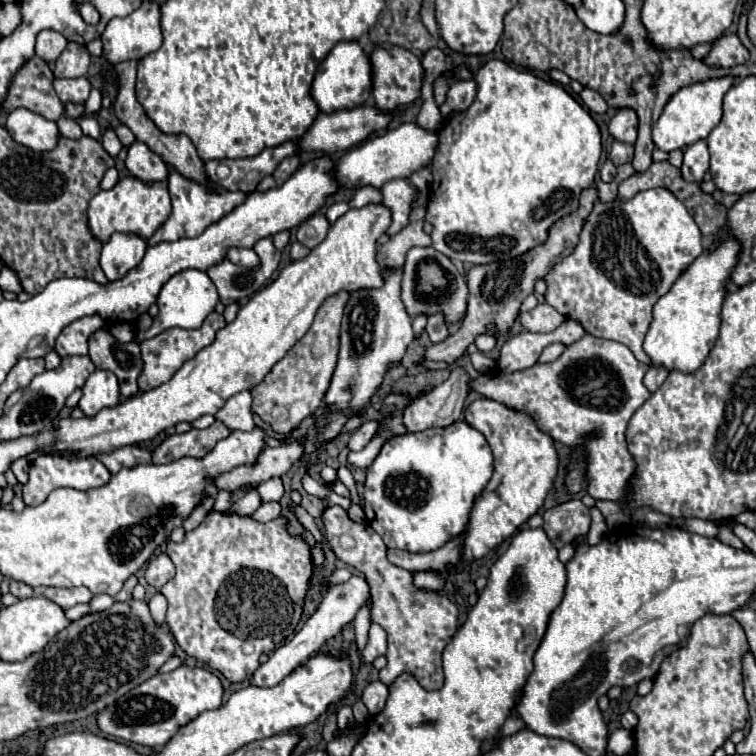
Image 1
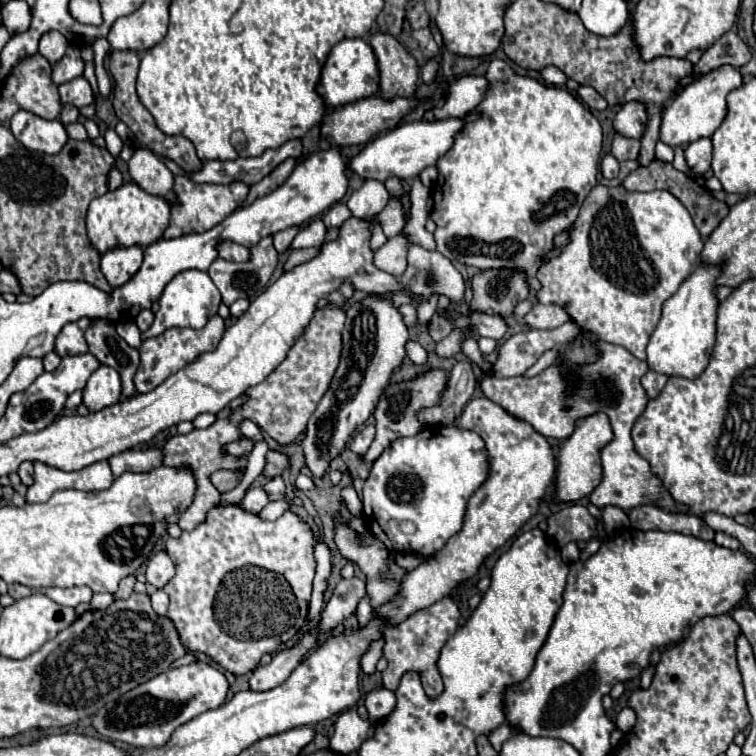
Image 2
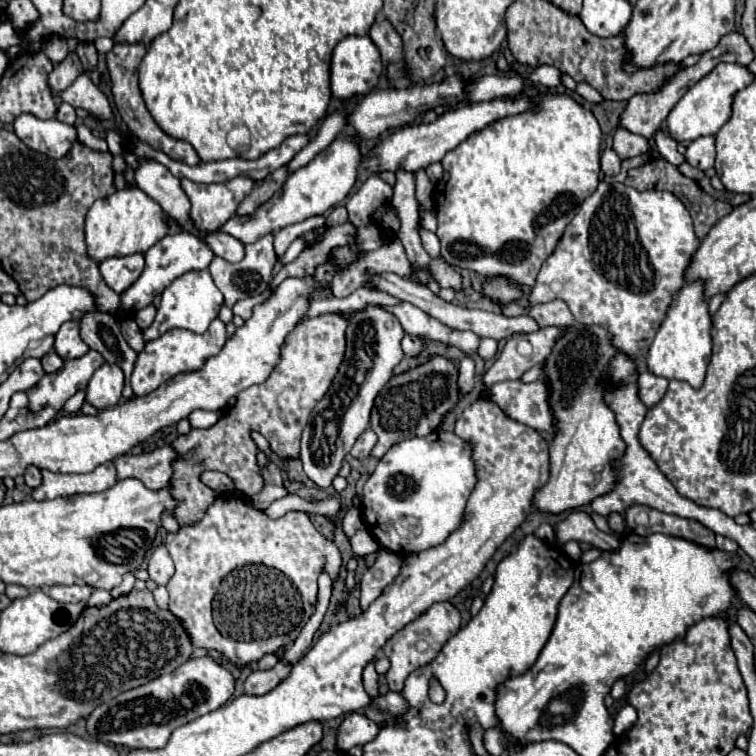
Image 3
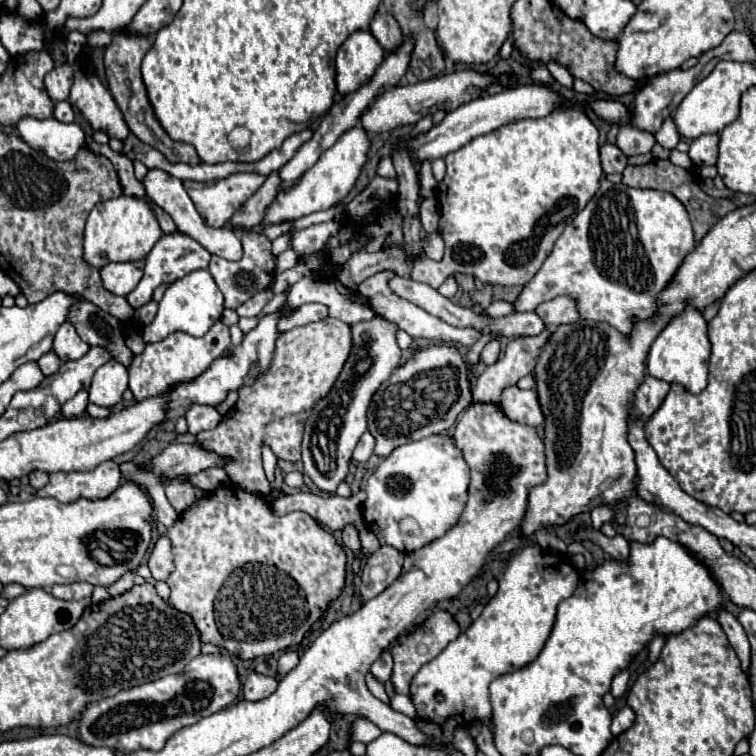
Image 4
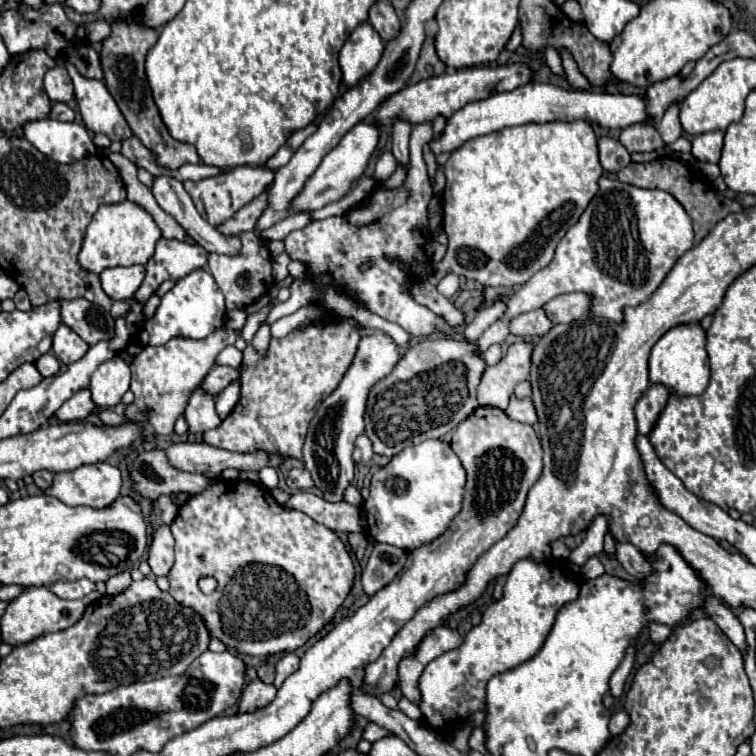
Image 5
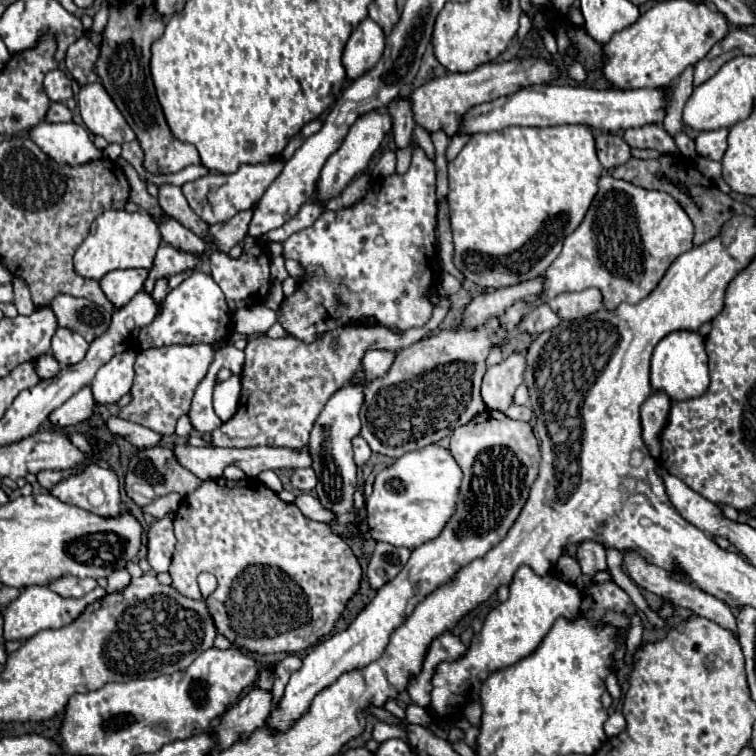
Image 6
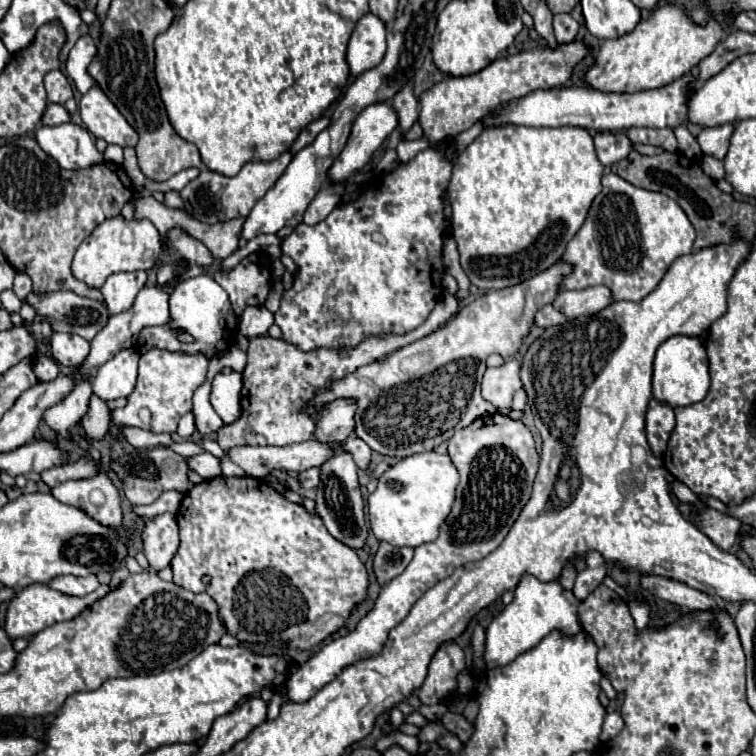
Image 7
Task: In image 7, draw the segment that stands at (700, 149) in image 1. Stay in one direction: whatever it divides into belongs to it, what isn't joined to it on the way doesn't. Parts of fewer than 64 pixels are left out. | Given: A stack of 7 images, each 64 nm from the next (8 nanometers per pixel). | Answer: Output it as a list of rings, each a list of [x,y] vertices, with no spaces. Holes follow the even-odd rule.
[[[734,124],[702,128],[702,132],[698,134],[698,144],[700,144],[704,154],[722,160],[730,148],[732,132],[734,132]]]

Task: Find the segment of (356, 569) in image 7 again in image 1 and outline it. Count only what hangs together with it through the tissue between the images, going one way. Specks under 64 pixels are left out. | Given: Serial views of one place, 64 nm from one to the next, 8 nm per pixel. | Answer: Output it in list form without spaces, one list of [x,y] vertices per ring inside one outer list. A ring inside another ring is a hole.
[[[208,512],[204,522],[194,528],[192,532],[186,532],[182,542],[172,542],[168,540],[166,544],[166,554],[172,558],[174,566],[176,566],[176,576],[172,578],[172,582],[166,582],[164,588],[160,590],[166,600],[168,600],[168,612],[166,612],[166,624],[170,626],[176,644],[188,654],[194,656],[202,662],[206,662],[210,668],[222,672],[228,680],[232,682],[242,682],[246,678],[252,678],[252,674],[256,672],[256,668],[260,666],[260,654],[270,654],[274,652],[282,642],[286,642],[290,636],[294,636],[294,630],[302,618],[302,608],[304,608],[304,598],[306,598],[306,590],[308,590],[308,582],[312,578],[312,560],[310,560],[310,544],[306,542],[306,538],[300,536],[292,536],[288,532],[288,518],[280,516],[272,522],[258,522],[252,516],[238,516],[234,512]]]

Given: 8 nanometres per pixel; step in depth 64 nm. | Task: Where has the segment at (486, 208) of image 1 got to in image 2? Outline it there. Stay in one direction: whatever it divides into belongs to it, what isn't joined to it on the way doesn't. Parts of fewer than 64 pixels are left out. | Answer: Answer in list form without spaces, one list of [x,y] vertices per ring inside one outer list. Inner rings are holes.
[[[494,58],[486,78],[490,82],[490,90],[484,102],[480,102],[480,106],[476,108],[476,112],[482,112],[482,118],[470,116],[466,128],[462,130],[462,134],[458,134],[458,138],[454,140],[454,146],[438,160],[438,182],[434,182],[432,186],[432,200],[434,200],[434,208],[432,208],[432,220],[436,222],[436,250],[440,254],[444,254],[450,262],[460,262],[466,266],[474,266],[478,270],[500,270],[500,268],[510,268],[510,270],[520,270],[522,274],[526,274],[526,280],[530,284],[532,290],[540,288],[540,282],[536,278],[536,272],[544,260],[544,256],[554,248],[554,238],[556,234],[564,232],[566,228],[572,226],[574,218],[578,216],[578,210],[586,198],[586,194],[596,186],[596,178],[598,178],[598,162],[600,162],[600,150],[602,150],[602,128],[600,122],[594,118],[594,114],[582,104],[578,102],[568,90],[562,88],[554,88],[554,86],[546,86],[538,80],[532,78],[524,78],[514,74],[514,70],[500,58]]]

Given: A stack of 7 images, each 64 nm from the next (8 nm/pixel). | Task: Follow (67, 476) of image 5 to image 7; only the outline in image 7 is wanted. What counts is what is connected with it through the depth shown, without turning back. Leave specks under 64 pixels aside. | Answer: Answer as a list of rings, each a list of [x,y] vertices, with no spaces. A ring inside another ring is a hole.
[[[100,472],[88,480],[68,480],[52,488],[52,496],[62,504],[84,510],[90,518],[116,532],[122,530],[120,496],[112,480]]]

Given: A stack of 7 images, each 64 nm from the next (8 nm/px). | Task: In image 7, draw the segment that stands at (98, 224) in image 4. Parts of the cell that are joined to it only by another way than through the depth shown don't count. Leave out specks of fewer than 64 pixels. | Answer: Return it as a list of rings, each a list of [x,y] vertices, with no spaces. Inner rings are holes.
[[[116,216],[100,224],[80,244],[72,262],[72,274],[76,280],[88,284],[90,288],[102,288],[110,274],[154,268],[158,262],[160,250],[162,250],[160,234],[150,220],[124,220],[122,216]]]

